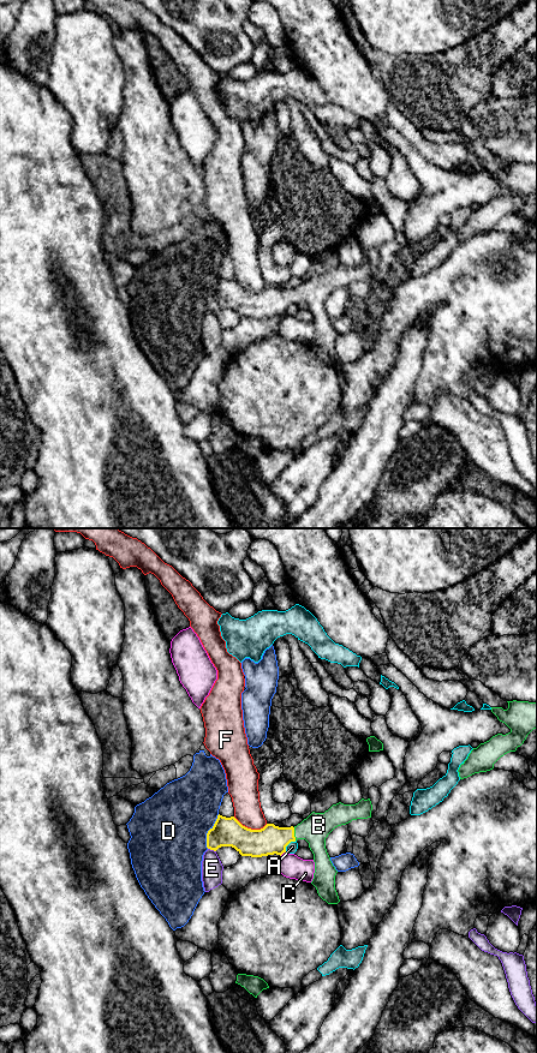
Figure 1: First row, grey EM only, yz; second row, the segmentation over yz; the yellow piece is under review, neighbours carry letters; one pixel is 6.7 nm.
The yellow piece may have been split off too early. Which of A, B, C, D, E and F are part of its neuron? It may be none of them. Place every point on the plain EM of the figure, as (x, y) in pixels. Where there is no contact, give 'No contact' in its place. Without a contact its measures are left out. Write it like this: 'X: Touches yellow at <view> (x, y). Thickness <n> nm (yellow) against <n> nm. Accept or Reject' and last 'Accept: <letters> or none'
A: Touches yellow at yz (288, 305). Thickness 200 nm (yellow) against 70 nm. Reject
B: Touches yellow at yz (293, 295). Thickness 200 nm (yellow) against 190 nm. Accept
C: Touches yellow at yz (282, 315). Thickness 200 nm (yellow) against 160 nm. Reject
D: Touches yellow at yz (208, 293). Thickness 190 nm (yellow) against 480 nm. Reject
E: Touches yellow at yz (212, 311). Thickness 190 nm (yellow) against 140 nm. Reject
F: Touches yellow at yz (250, 291). Thickness 200 nm (yellow) against 190 nm. Reject
Accept: B

